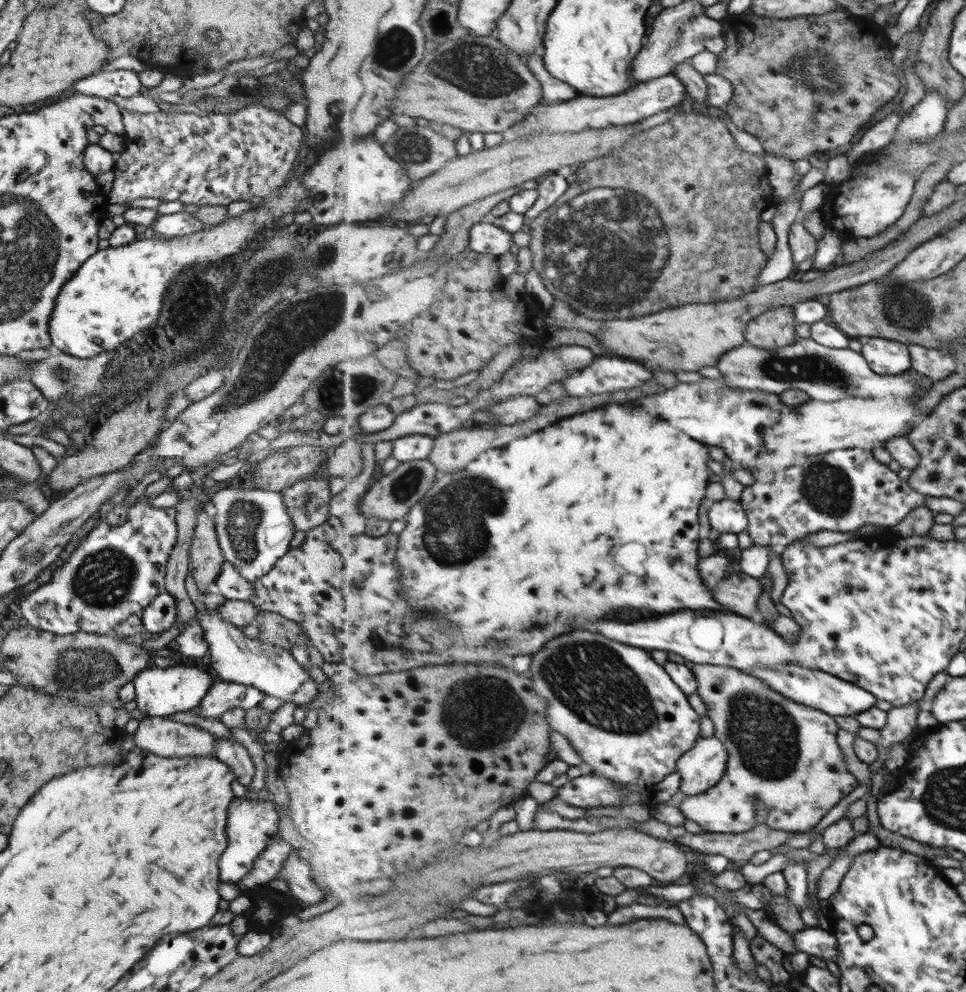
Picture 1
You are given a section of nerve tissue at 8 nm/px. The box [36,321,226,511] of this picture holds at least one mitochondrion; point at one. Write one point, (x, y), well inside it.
(61, 374)

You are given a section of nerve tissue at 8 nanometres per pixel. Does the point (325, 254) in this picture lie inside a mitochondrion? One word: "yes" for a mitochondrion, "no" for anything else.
yes

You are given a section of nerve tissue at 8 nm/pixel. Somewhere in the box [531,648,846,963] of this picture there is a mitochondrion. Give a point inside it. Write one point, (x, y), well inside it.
(767, 738)

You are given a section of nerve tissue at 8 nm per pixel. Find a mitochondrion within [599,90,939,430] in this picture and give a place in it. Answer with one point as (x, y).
(816, 369)

